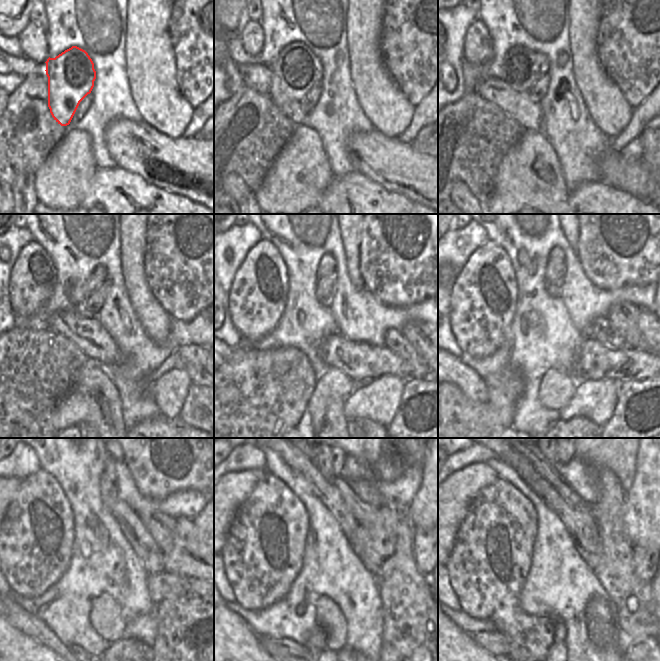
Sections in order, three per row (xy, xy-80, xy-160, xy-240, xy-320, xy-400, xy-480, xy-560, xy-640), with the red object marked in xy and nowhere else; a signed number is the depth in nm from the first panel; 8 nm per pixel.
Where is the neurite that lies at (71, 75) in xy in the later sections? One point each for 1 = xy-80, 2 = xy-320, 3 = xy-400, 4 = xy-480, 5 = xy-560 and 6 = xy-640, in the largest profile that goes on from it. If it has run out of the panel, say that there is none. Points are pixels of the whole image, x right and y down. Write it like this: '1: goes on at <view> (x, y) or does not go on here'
1: goes on at xy-80 (297, 69)
2: goes on at xy-320 (327, 266)
3: goes on at xy-400 (556, 254)
4: goes on at xy-480 (109, 466)
5: goes on at xy-560 (338, 458)
6: goes on at xy-640 (562, 458)

